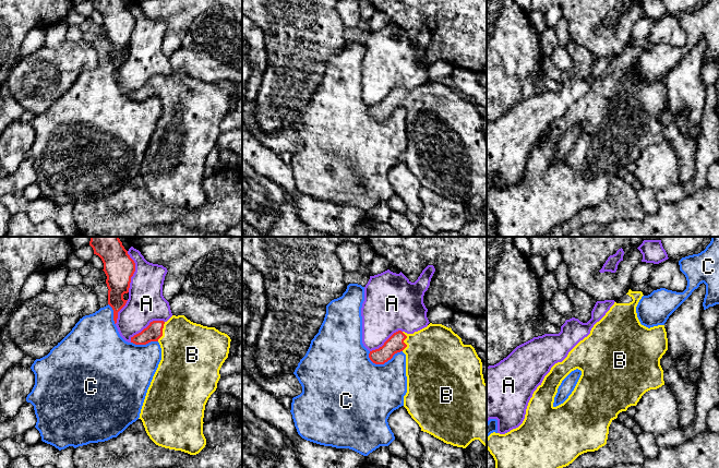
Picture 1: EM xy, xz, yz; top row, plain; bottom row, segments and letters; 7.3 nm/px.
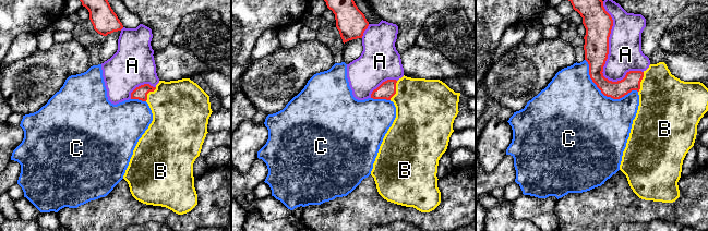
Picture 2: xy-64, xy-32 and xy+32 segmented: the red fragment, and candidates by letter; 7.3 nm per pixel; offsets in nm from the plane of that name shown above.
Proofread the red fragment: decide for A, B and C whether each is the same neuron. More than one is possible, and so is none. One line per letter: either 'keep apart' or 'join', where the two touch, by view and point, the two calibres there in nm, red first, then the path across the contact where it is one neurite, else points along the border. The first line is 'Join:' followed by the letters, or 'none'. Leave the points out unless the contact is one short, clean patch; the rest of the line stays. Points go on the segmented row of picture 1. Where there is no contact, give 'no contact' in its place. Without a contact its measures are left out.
Join: B
A: keep apart; meets red in xy at (134, 271); 220 nm thick on the red side, 260 nm on the other
B: join; meets red in xy at (162, 332); 120 nm thick on the red side, 420 nm on the other; runs through xy (154, 331), (162, 332), (172, 335), (189, 351)
C: keep apart; meets red in xz at (384, 362); 130 nm thick on the red side, 440 nm on the other

